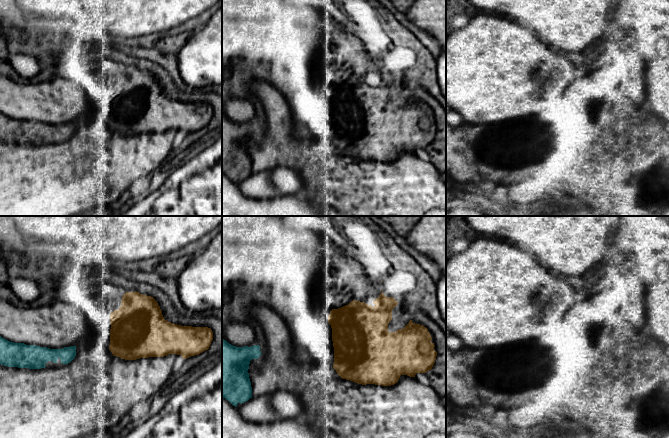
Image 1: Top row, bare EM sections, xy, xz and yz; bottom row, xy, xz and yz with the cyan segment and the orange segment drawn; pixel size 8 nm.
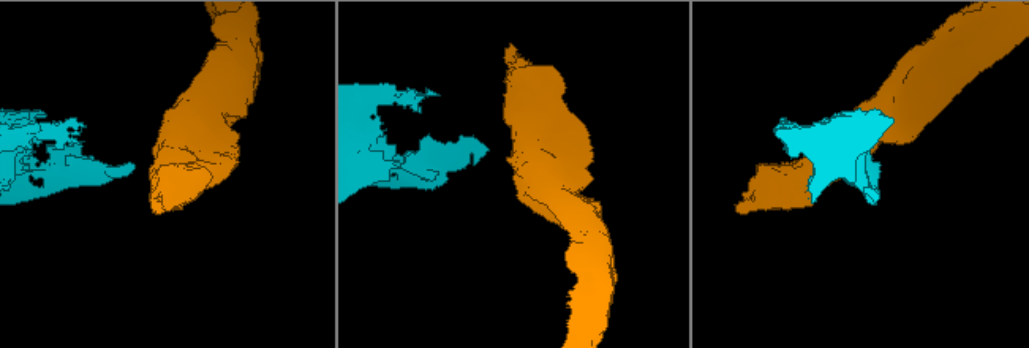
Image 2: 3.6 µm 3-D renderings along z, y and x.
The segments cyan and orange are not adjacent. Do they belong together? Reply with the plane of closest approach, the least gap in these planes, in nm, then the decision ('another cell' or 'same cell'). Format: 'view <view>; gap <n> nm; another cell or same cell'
view xy; gap 280 nm; same cell

